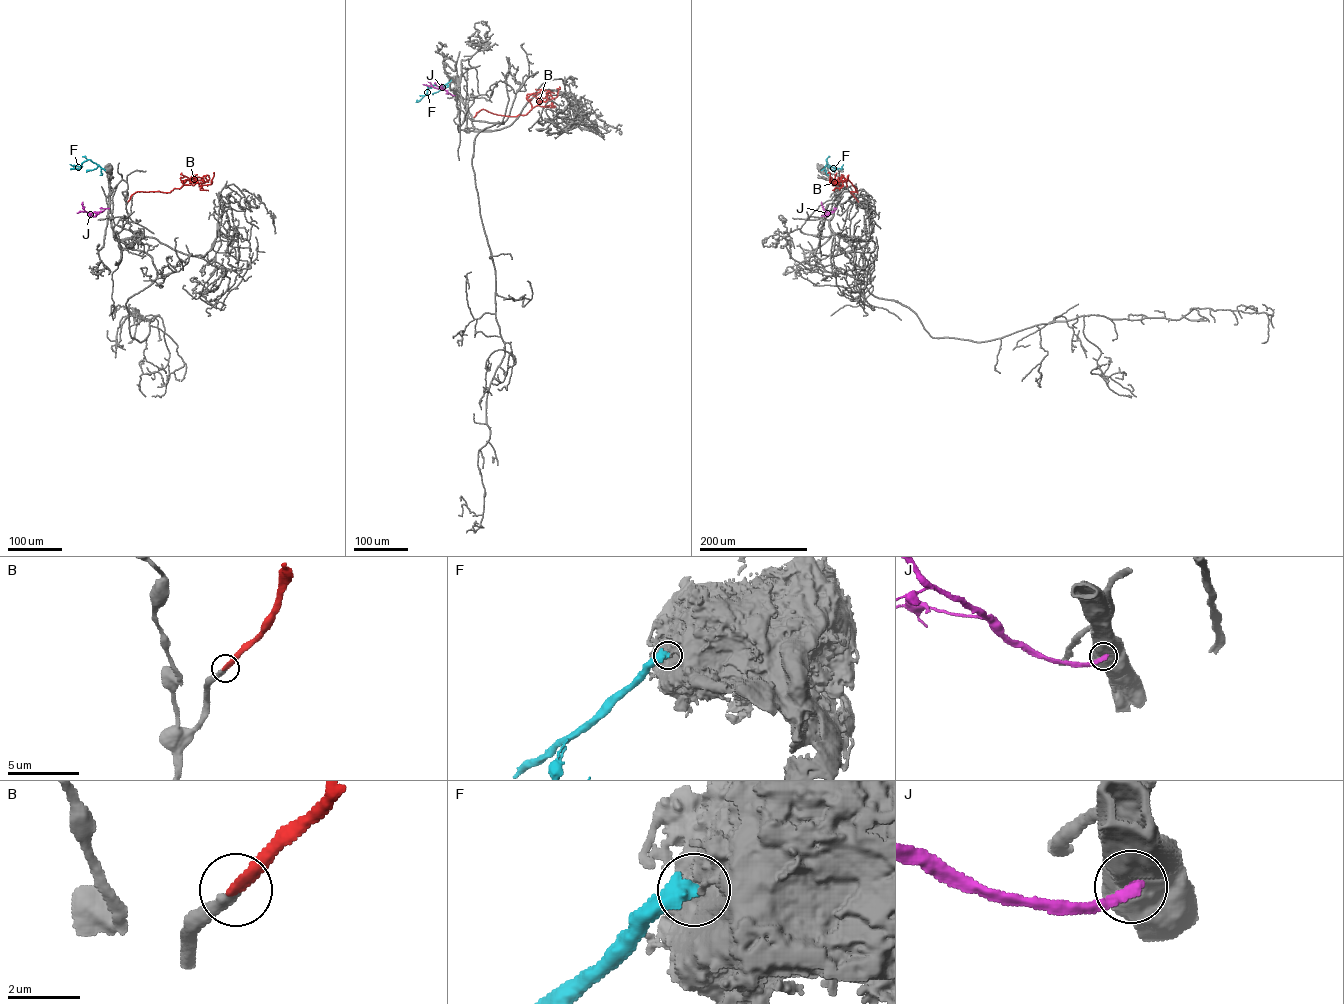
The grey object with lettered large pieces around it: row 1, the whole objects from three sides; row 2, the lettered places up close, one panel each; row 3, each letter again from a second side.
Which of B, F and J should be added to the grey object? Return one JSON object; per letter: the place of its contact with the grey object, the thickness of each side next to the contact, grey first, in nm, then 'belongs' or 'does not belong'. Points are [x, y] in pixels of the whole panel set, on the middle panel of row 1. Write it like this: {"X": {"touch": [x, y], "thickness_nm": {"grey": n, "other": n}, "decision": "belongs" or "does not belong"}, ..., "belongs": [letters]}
{"B": {"touch": [474, 117], "thickness_nm": {"grey": 320, "other": 320}, "decision": "belongs"}, "F": {"touch": [451, 80], "thickness_nm": {"grey": 650, "other": 500}, "decision": "does not belong"}, "J": {"touch": [455, 95], "thickness_nm": {"grey": 750, "other": 340}, "decision": "does not belong"}, "belongs": ["B"]}

